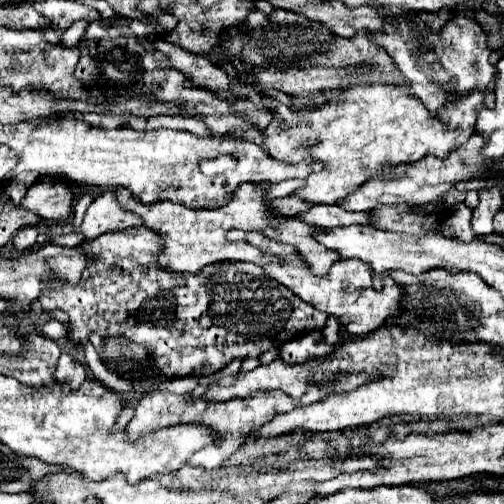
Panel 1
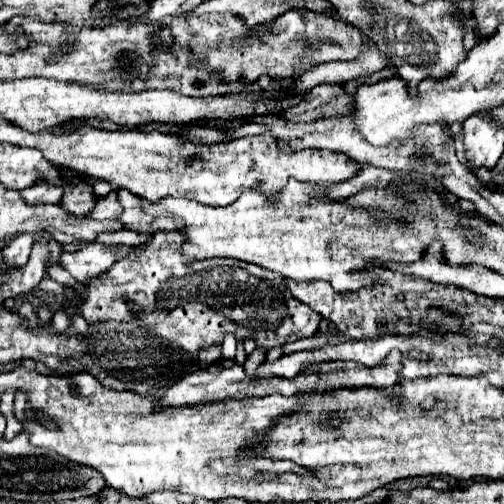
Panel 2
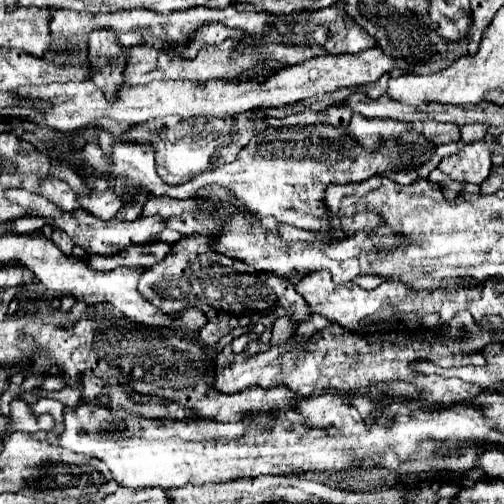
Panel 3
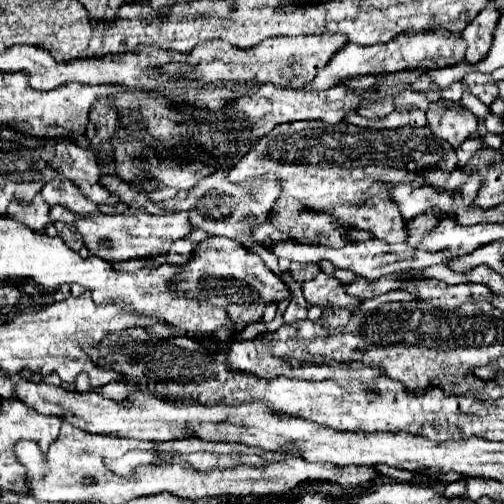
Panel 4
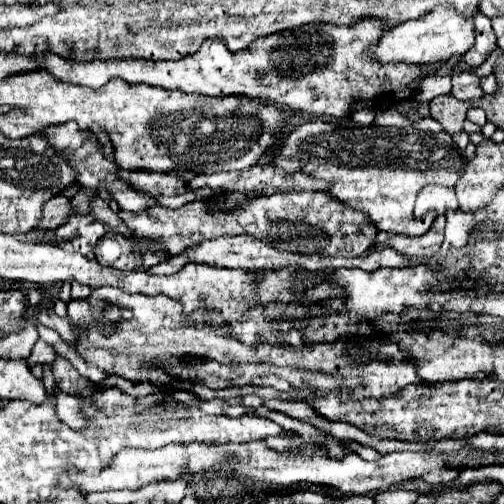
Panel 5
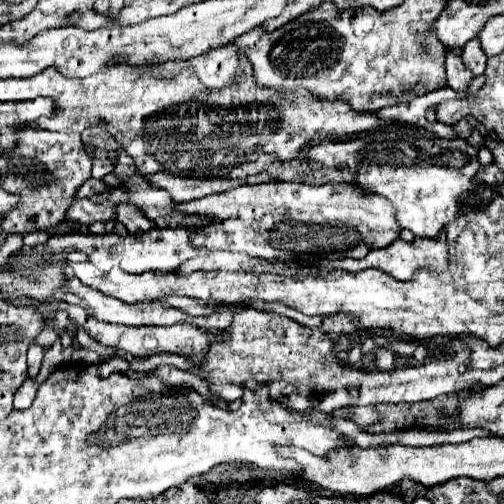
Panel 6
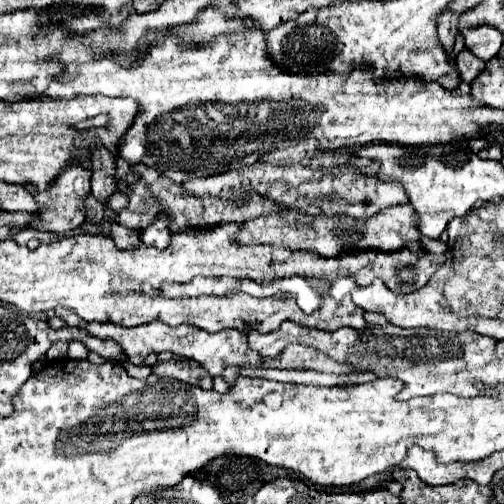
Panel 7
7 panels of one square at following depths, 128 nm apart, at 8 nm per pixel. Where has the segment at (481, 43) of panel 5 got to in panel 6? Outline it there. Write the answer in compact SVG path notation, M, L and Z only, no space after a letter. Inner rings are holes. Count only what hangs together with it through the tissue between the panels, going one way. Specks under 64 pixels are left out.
M478 38L470 40L470 42L464 46L464 50L462 50L462 60L464 60L466 68L468 68L474 76L484 74L484 70L486 70L486 54L484 54L484 50L482 50Z

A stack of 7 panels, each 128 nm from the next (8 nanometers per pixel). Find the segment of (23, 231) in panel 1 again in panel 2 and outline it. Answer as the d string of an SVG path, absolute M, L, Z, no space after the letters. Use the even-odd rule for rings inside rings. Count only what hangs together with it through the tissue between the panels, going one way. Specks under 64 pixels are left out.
M20 234L20 236L16 236L6 248L2 248L2 254L6 256L8 264L12 264L12 266L22 266L22 264L26 264L26 260L28 260L28 256L30 256L32 244L34 244L32 234Z

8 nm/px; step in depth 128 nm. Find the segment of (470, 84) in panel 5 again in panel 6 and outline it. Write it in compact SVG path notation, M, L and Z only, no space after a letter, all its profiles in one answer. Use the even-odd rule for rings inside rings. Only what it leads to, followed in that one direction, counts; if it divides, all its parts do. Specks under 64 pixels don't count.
M452 52L446 54L446 78L448 78L448 86L456 92L466 92L472 84L472 74L464 68L462 60L458 56L454 56Z

